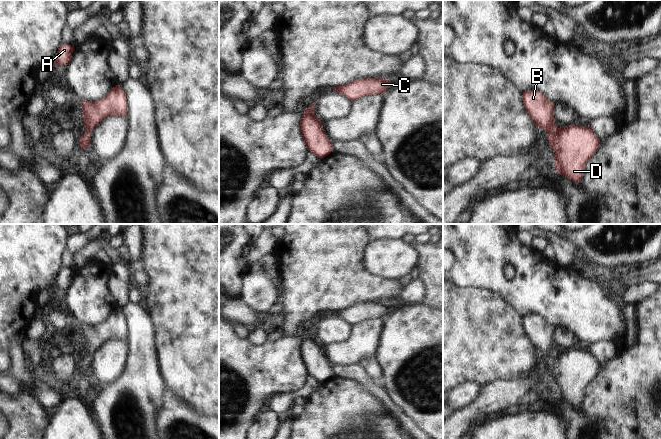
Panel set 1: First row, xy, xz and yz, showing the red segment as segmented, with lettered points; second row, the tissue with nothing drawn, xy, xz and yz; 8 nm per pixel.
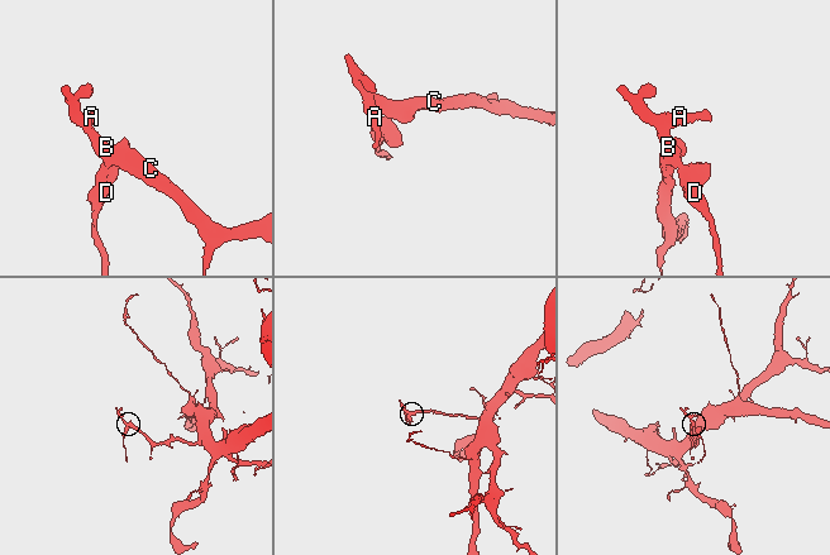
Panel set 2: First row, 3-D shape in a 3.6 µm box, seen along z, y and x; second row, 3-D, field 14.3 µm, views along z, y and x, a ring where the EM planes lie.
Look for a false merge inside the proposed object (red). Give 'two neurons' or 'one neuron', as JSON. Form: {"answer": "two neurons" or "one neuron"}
{"answer": "one neuron"}

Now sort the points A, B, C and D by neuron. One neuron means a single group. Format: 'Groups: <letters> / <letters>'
Groups: A B C D

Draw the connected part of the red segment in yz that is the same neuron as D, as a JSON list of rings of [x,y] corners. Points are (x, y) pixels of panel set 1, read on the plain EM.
[[[523,316],[523,328],[535,350],[548,356],[549,370],[554,374],[557,398],[580,407],[584,392],[598,375],[600,363],[590,350],[569,349],[558,352],[553,341],[554,328],[541,316]]]

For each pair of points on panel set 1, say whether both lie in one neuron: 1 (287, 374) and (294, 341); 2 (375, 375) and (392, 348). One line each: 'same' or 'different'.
1: same
2: different

